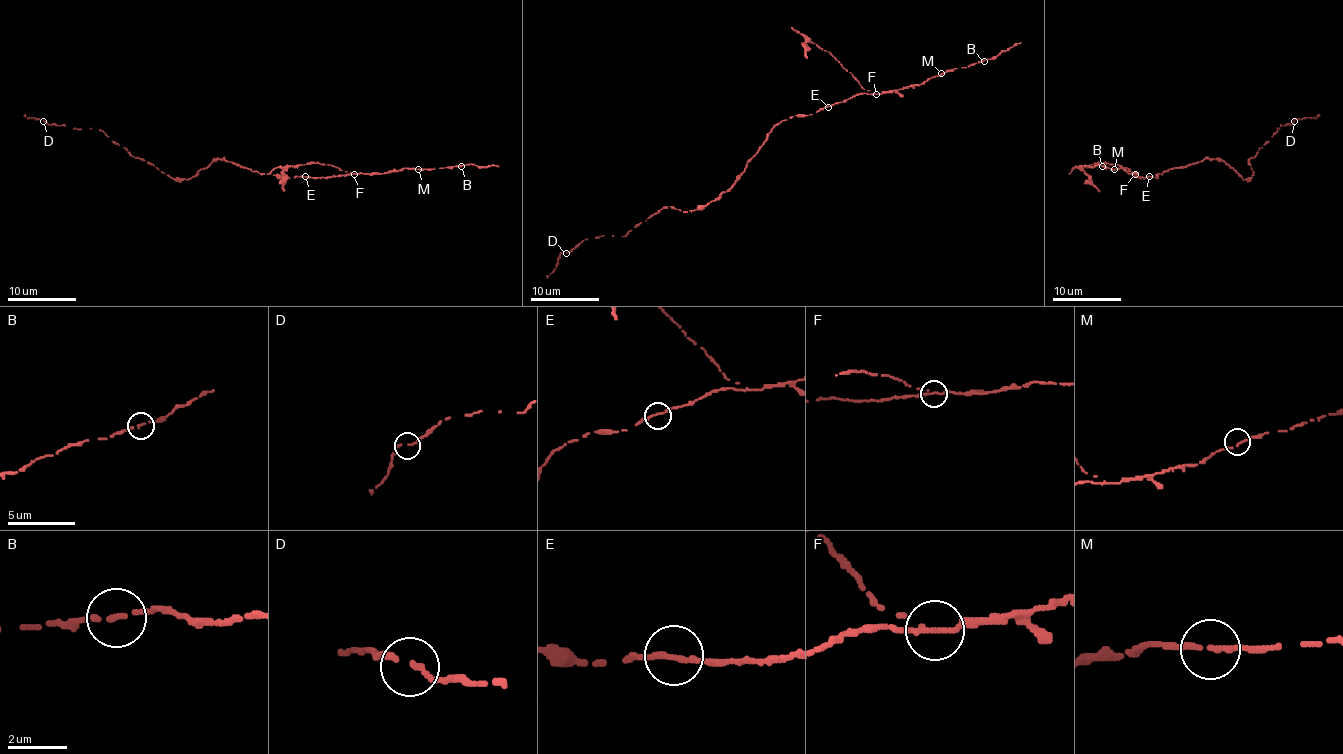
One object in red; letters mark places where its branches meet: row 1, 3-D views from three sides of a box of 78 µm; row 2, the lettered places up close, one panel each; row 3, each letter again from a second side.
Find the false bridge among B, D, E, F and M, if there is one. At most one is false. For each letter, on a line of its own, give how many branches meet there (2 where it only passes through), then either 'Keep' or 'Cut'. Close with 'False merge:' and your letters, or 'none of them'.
B: Branches: 2. Keep
D: Branches: 2. Keep
E: Branches: 2. Keep
F: Branches: 2. Cut
M: Branches: 2. Keep
False merge: F

